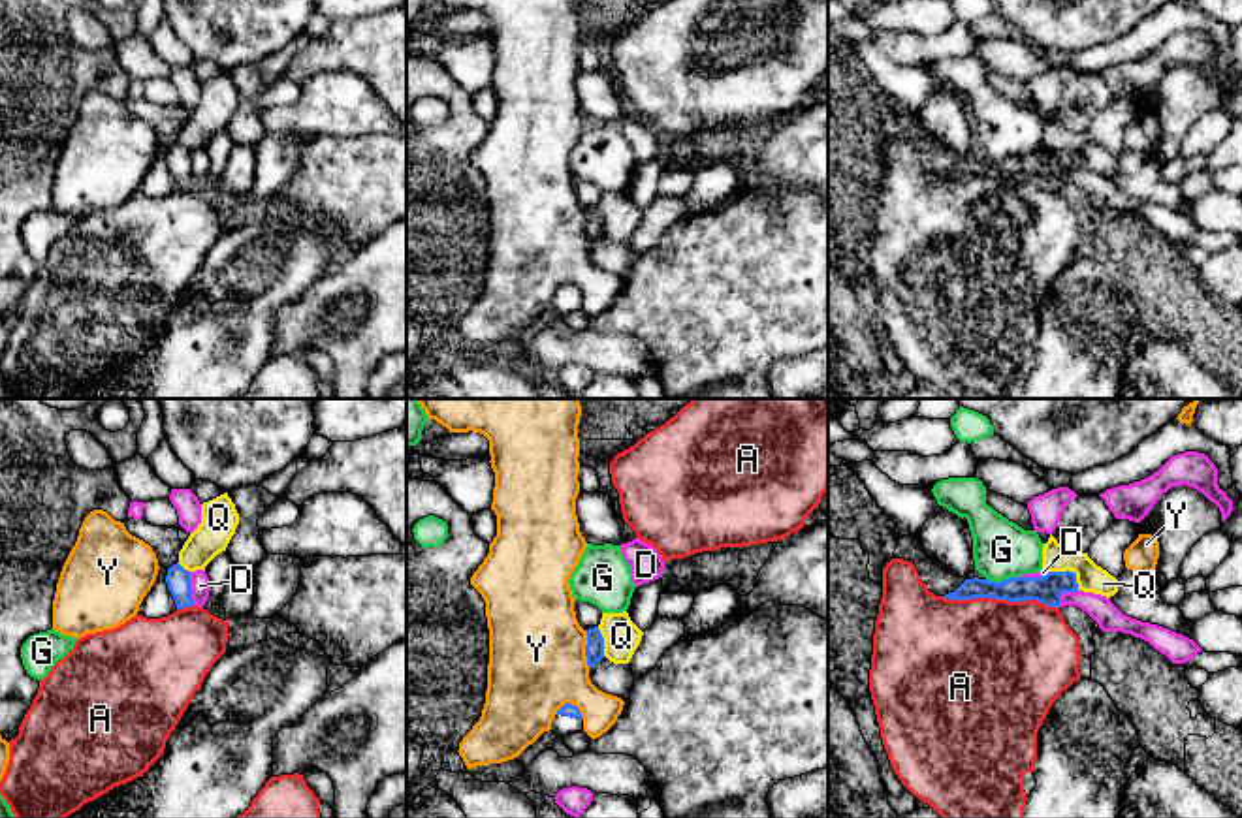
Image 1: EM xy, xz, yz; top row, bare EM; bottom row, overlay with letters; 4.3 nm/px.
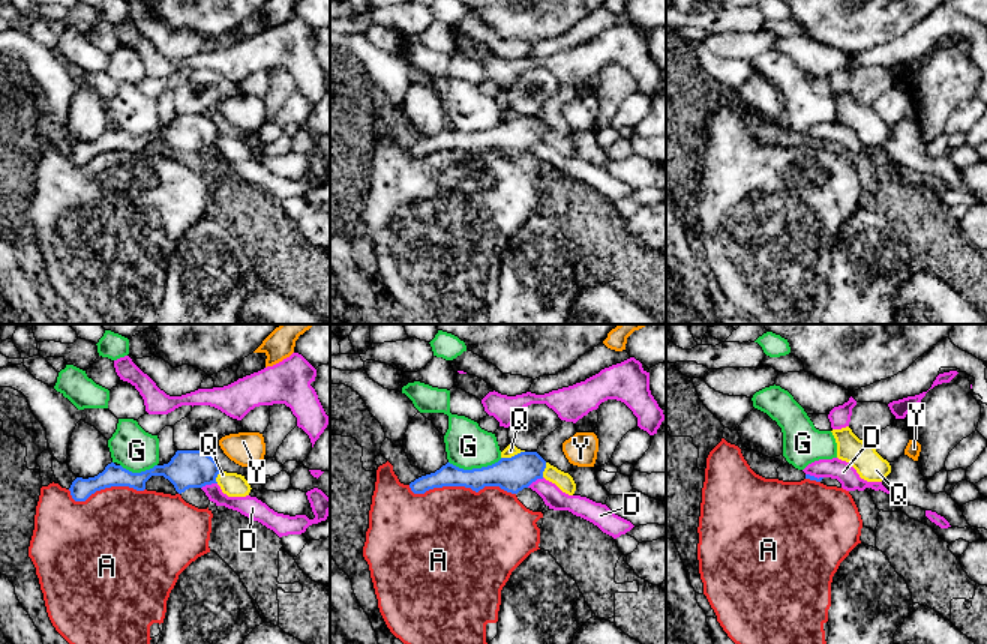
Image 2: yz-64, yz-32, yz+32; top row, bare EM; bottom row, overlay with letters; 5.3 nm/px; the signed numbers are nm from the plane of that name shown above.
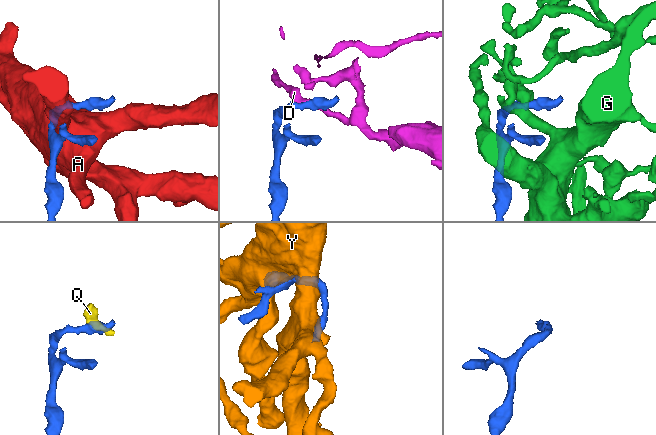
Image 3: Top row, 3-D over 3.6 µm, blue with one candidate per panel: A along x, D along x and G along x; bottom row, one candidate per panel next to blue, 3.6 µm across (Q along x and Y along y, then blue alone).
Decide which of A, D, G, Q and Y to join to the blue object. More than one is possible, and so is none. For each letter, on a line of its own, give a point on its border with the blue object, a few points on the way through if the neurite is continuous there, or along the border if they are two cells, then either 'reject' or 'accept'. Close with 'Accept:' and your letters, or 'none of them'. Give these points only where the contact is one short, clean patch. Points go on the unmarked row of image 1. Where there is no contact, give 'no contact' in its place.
A: meets blue in yz at (1002, 177); reject
D: meets blue in xy at (189, 168); border along xy (189, 151), (189, 170), (194, 183); reject
G: meets blue in yz at (1002, 160); reject
Q: meets blue in yz at (1067, 149); border along yz (1049, 149), (1071, 149), (1079, 168); reject
Y: meets blue in xz at (586, 230); reject
Accept: none of them

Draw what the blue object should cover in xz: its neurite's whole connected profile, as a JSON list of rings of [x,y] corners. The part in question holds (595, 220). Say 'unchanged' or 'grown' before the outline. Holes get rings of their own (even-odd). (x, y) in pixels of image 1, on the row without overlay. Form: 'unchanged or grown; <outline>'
unchanged; [[[598,205],[589,207],[585,211],[587,211],[585,235],[587,235],[587,244],[591,250],[591,246],[604,237],[604,216]]]

